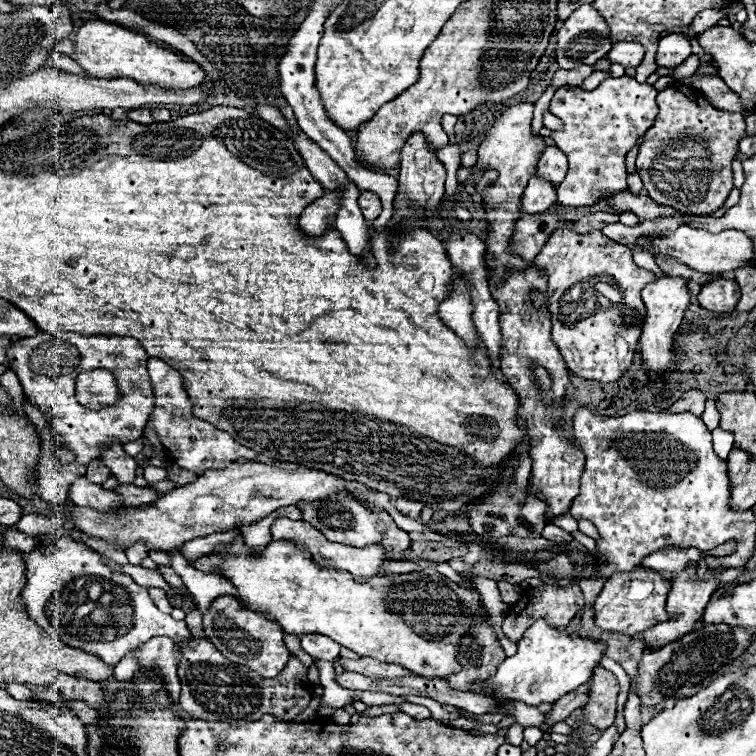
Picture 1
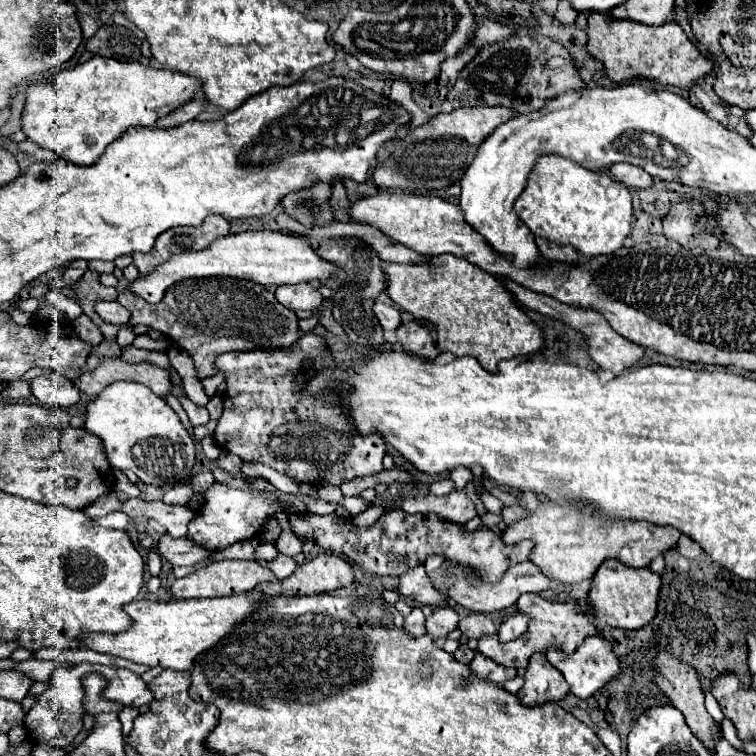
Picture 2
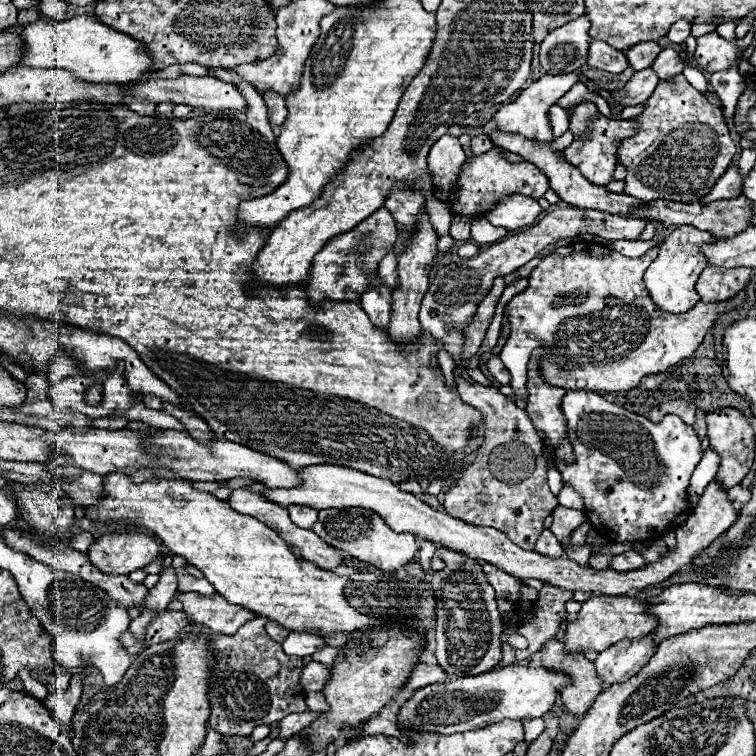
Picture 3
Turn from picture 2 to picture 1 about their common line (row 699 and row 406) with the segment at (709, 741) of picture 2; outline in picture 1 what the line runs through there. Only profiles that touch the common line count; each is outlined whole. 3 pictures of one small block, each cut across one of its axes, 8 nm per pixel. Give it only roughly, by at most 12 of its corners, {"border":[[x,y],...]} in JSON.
{"border":[[688,390],[668,412],[690,412],[702,416],[704,394]]}

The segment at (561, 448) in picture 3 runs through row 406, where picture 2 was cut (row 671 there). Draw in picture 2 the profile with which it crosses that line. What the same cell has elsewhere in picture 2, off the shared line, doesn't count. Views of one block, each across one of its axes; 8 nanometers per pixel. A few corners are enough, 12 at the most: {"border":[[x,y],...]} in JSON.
{"border":[[544,654],[530,658],[524,686],[524,706],[558,702],[568,682]]}

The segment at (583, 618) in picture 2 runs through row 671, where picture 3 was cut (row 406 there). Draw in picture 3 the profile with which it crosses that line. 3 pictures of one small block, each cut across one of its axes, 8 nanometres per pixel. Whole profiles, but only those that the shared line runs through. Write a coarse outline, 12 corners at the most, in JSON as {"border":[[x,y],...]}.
{"border":[[600,244],[558,248],[508,302],[500,360],[568,392],[626,392],[690,358],[718,314],[656,308]]}

